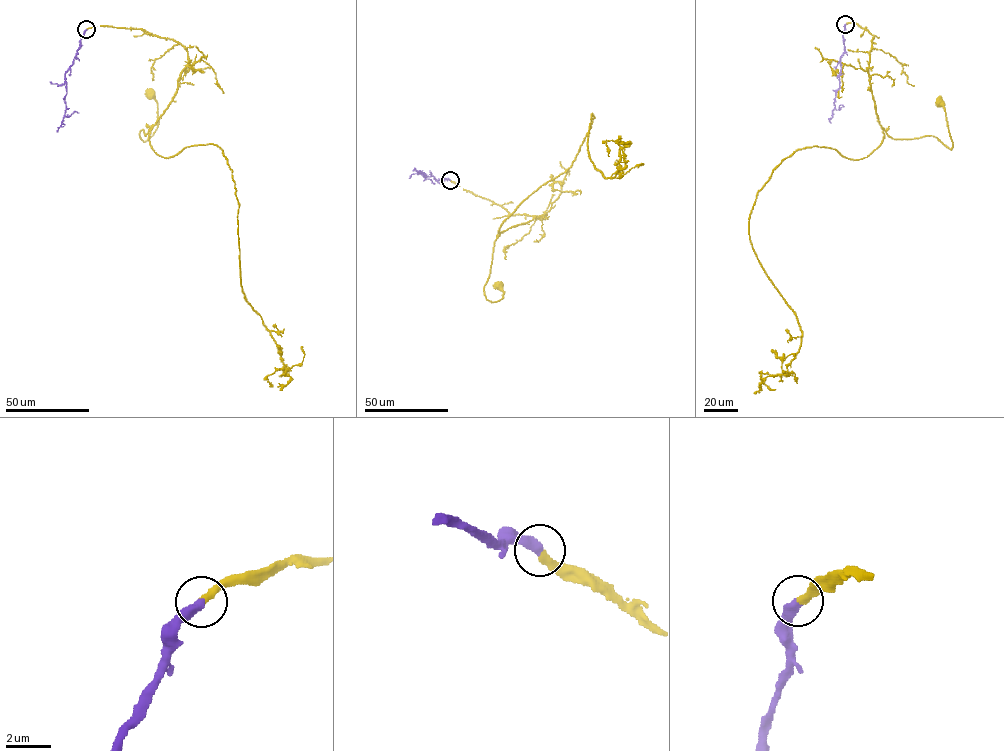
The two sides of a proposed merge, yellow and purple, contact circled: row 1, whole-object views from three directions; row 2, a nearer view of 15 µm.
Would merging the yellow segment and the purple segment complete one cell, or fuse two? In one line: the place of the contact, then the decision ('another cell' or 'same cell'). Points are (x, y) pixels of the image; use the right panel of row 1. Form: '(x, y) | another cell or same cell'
(845, 24) | same cell

